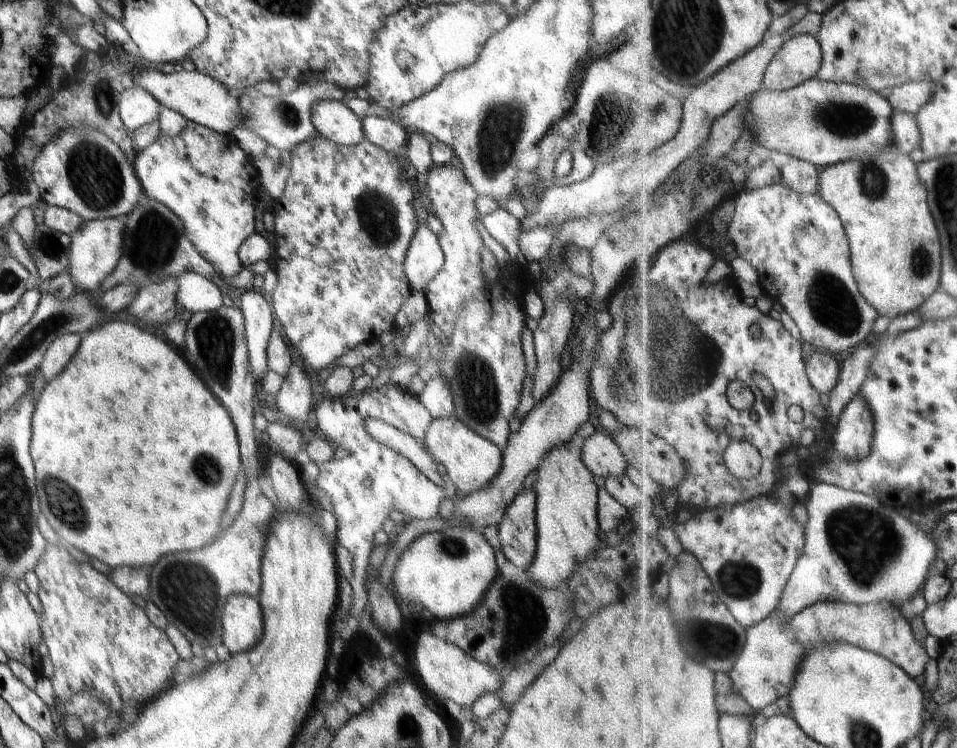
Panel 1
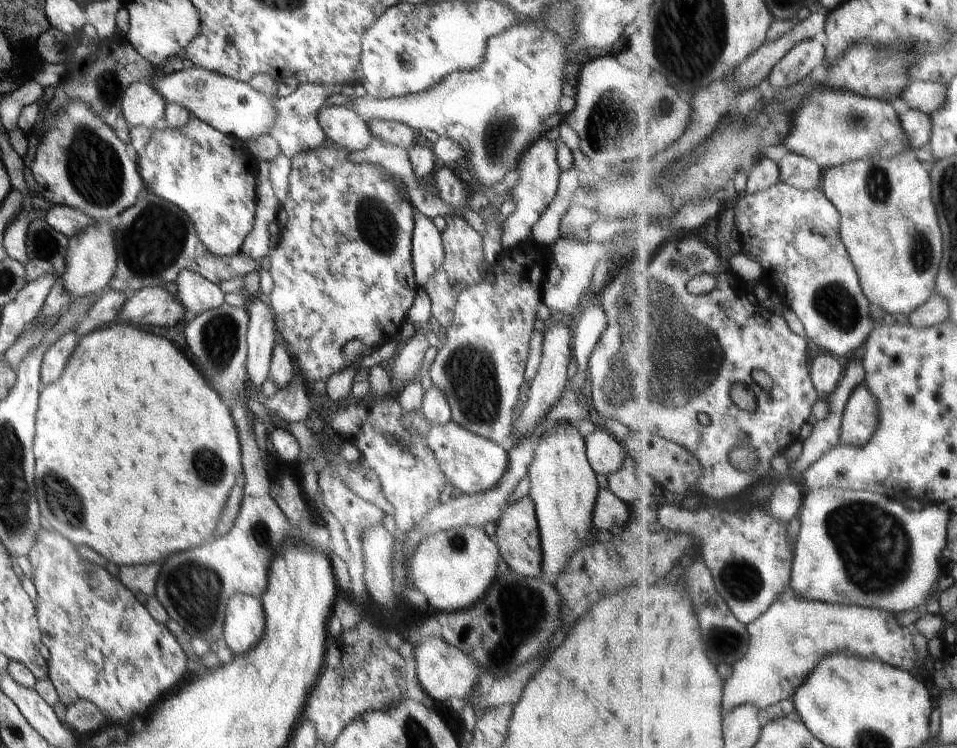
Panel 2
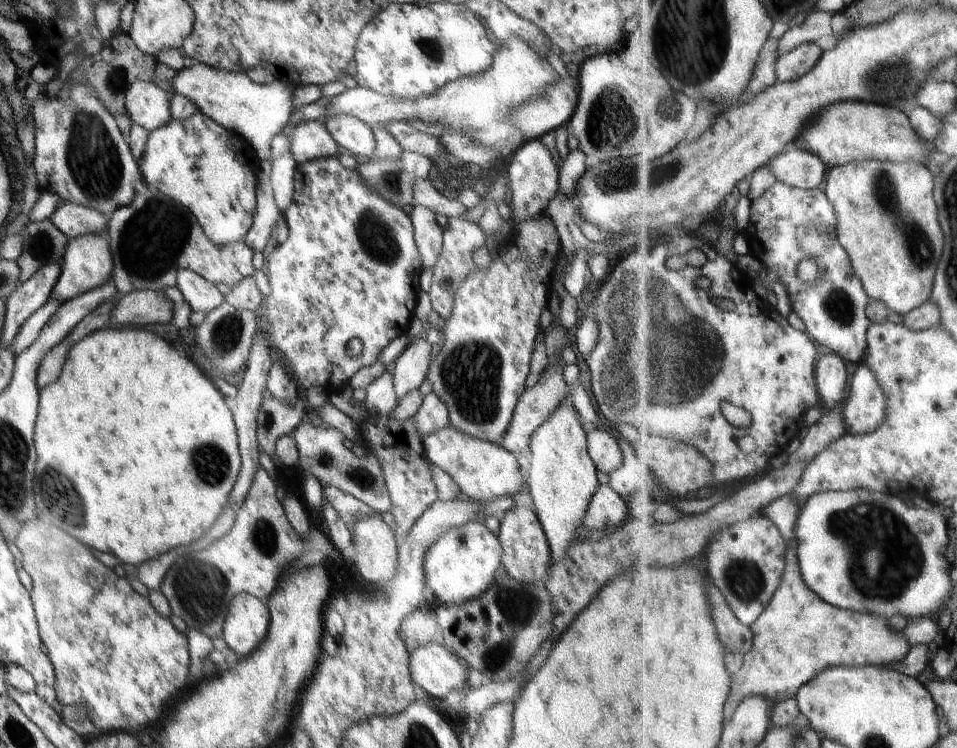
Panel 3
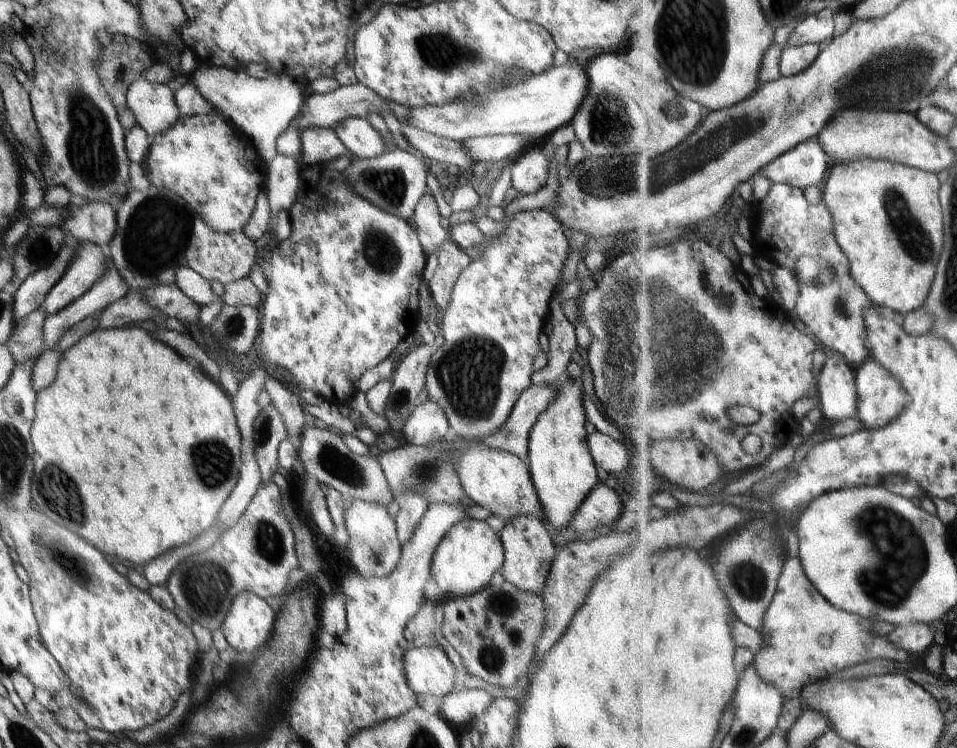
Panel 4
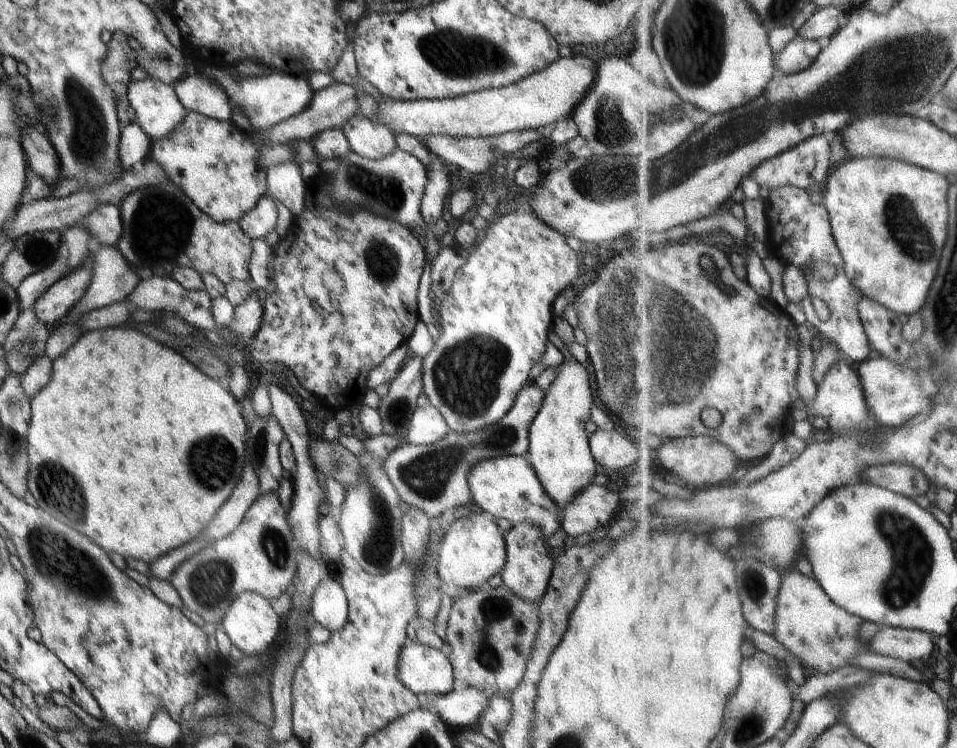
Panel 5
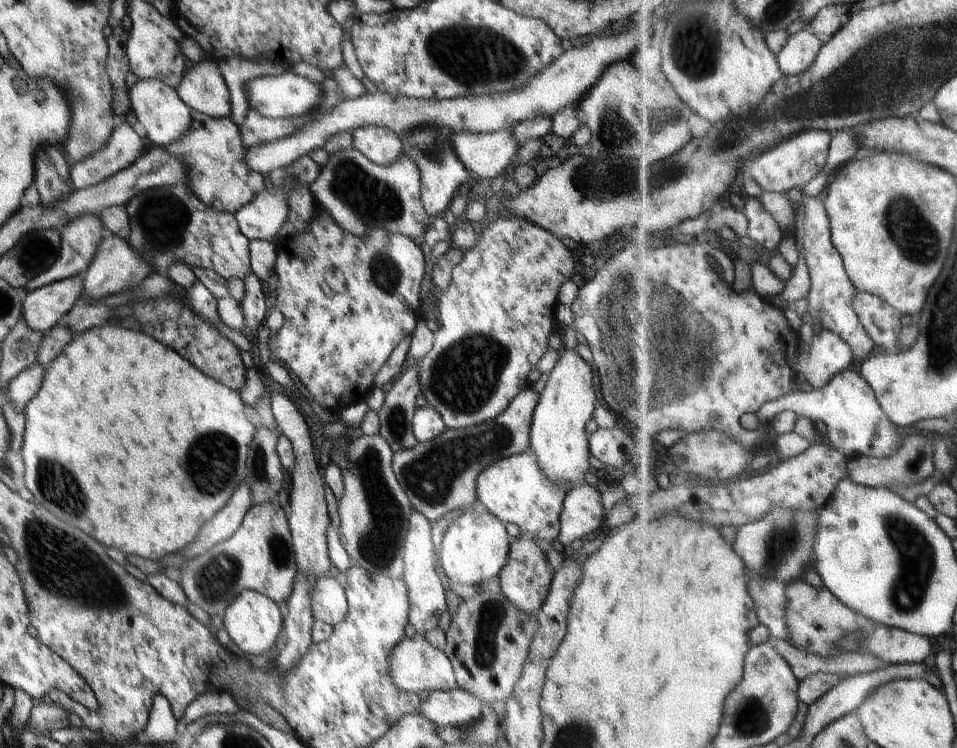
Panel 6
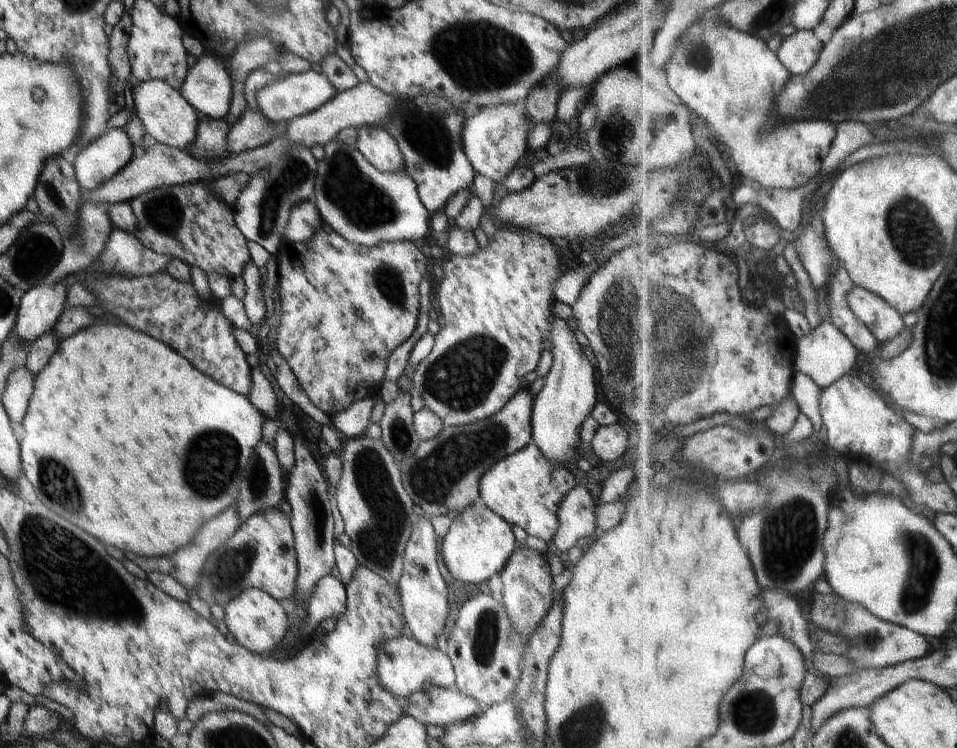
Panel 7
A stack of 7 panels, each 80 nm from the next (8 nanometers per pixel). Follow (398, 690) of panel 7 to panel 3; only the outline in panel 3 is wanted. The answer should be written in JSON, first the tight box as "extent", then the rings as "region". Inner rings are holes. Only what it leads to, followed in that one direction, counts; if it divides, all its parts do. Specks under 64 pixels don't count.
{"extent":[409,641,467,704],"region":[[[434,641],[419,645],[409,657],[413,682],[441,704],[449,692],[462,692],[467,684],[466,662],[444,645]]]}

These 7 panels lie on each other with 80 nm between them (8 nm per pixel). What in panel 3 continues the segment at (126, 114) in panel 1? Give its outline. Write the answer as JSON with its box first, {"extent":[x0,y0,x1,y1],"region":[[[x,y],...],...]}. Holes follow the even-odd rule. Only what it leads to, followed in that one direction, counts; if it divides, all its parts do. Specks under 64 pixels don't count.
{"extent":[125,82,172,134],"region":[[[134,82],[126,94],[125,108],[133,123],[150,134],[172,122],[171,95],[154,82]]]}

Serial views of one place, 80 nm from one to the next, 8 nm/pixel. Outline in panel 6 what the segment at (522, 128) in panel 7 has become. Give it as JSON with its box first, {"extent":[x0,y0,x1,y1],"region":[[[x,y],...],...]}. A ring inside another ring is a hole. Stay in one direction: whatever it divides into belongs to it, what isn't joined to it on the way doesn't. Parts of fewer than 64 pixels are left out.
{"extent":[449,128,520,178],"region":[[[513,128],[495,133],[452,133],[449,147],[456,158],[474,174],[484,178],[496,178],[512,170],[512,160],[520,146],[513,140]]]}

